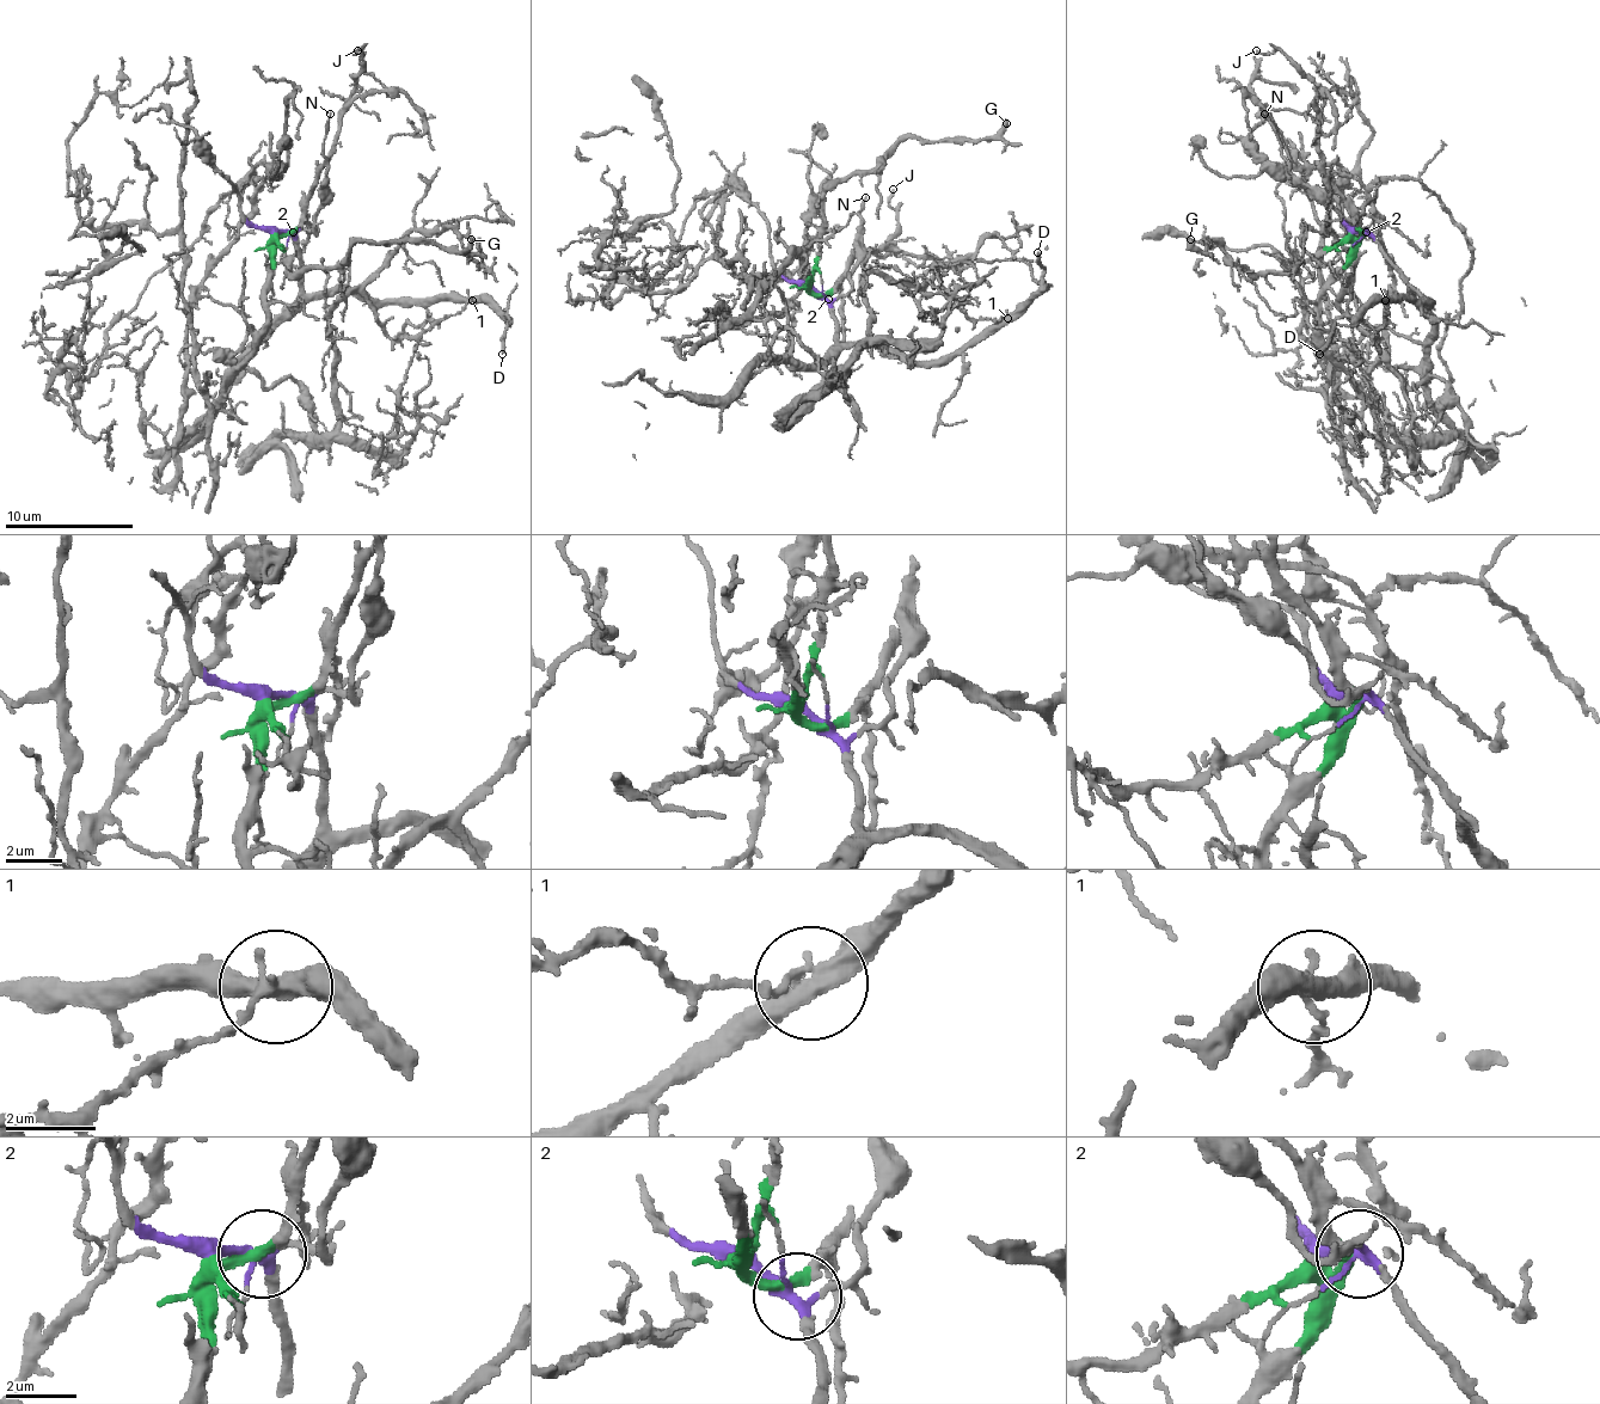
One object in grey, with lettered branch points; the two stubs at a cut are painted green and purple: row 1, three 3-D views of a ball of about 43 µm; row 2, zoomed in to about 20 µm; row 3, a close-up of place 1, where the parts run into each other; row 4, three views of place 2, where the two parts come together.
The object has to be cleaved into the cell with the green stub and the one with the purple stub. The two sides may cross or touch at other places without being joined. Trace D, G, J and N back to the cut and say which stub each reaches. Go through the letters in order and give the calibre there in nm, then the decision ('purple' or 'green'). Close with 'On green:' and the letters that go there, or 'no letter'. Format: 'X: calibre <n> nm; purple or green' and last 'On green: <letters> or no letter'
D: calibre 200 nm; purple
G: calibre 400 nm; green
J: calibre 150 nm; green
N: calibre 130 nm; purple
On green: G, J

